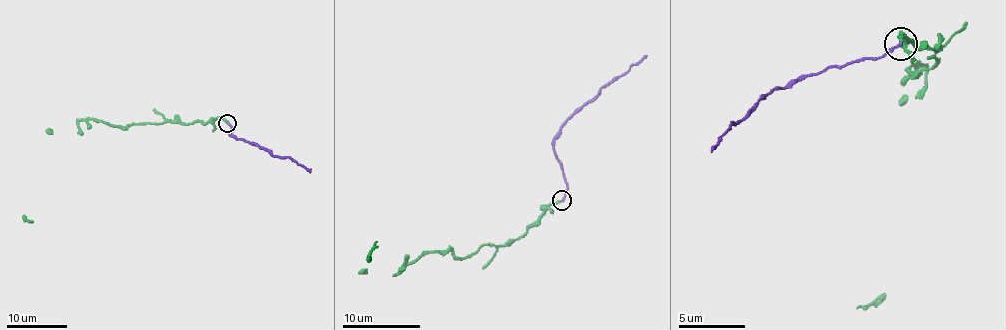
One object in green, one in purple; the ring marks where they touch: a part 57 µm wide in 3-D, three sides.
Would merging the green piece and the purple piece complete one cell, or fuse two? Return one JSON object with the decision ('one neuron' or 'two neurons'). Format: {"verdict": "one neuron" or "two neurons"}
{"verdict": "two neurons"}

